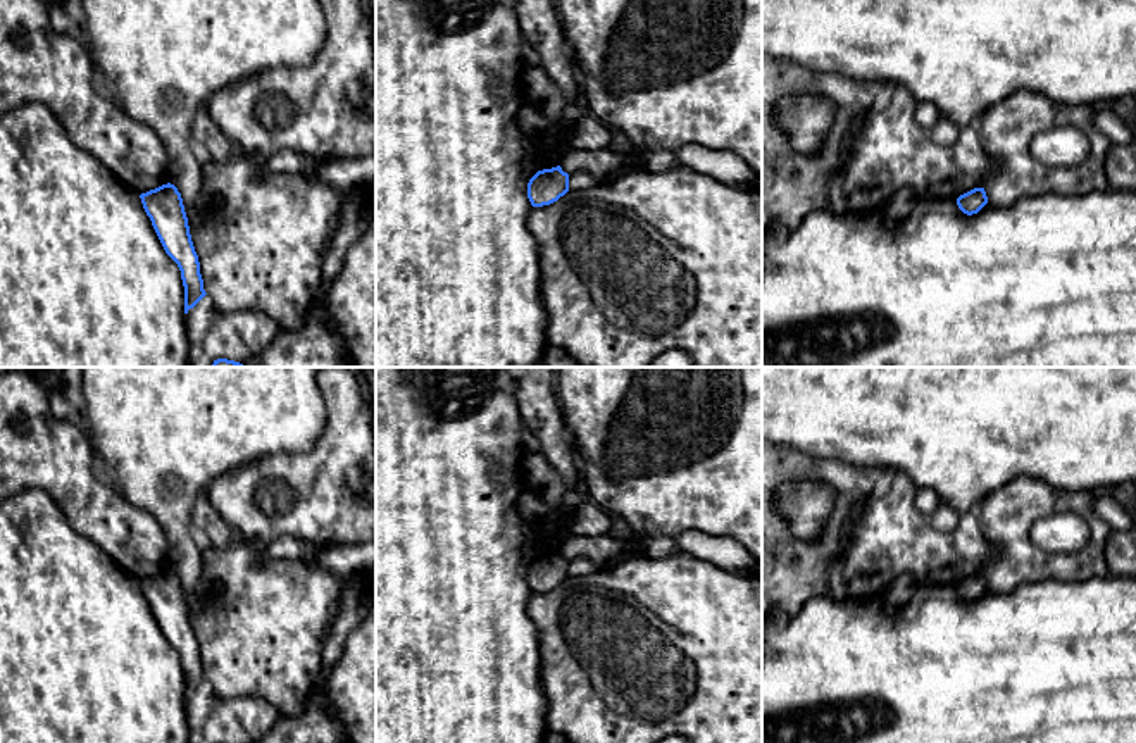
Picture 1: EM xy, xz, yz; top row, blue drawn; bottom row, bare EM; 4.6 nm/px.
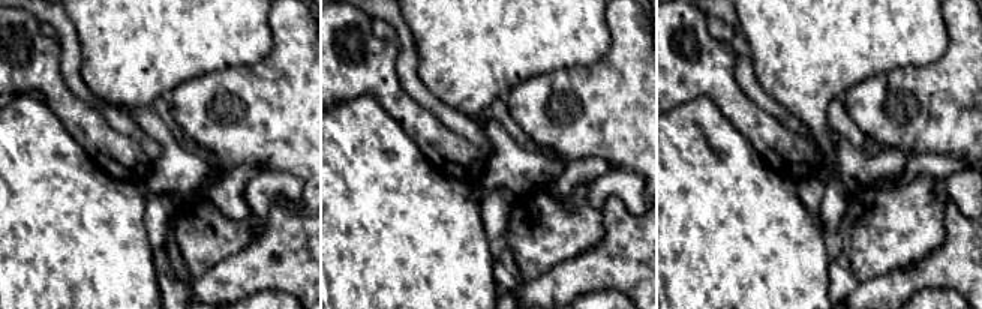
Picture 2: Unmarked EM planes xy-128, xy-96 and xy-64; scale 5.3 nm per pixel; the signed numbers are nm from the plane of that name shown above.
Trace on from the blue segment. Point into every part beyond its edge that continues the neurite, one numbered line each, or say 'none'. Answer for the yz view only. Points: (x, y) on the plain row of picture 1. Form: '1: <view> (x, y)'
none

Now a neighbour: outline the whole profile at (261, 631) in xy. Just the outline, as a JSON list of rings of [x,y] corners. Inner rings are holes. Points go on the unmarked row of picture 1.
[[[243,538],[226,546],[214,546],[200,540],[207,593],[202,610],[190,614],[190,621],[198,641],[203,676],[219,700],[260,696],[272,703],[281,717],[295,715],[312,700],[310,690],[322,667],[326,636],[338,615],[341,591],[350,578],[310,565],[303,559],[265,560],[260,548]]]

